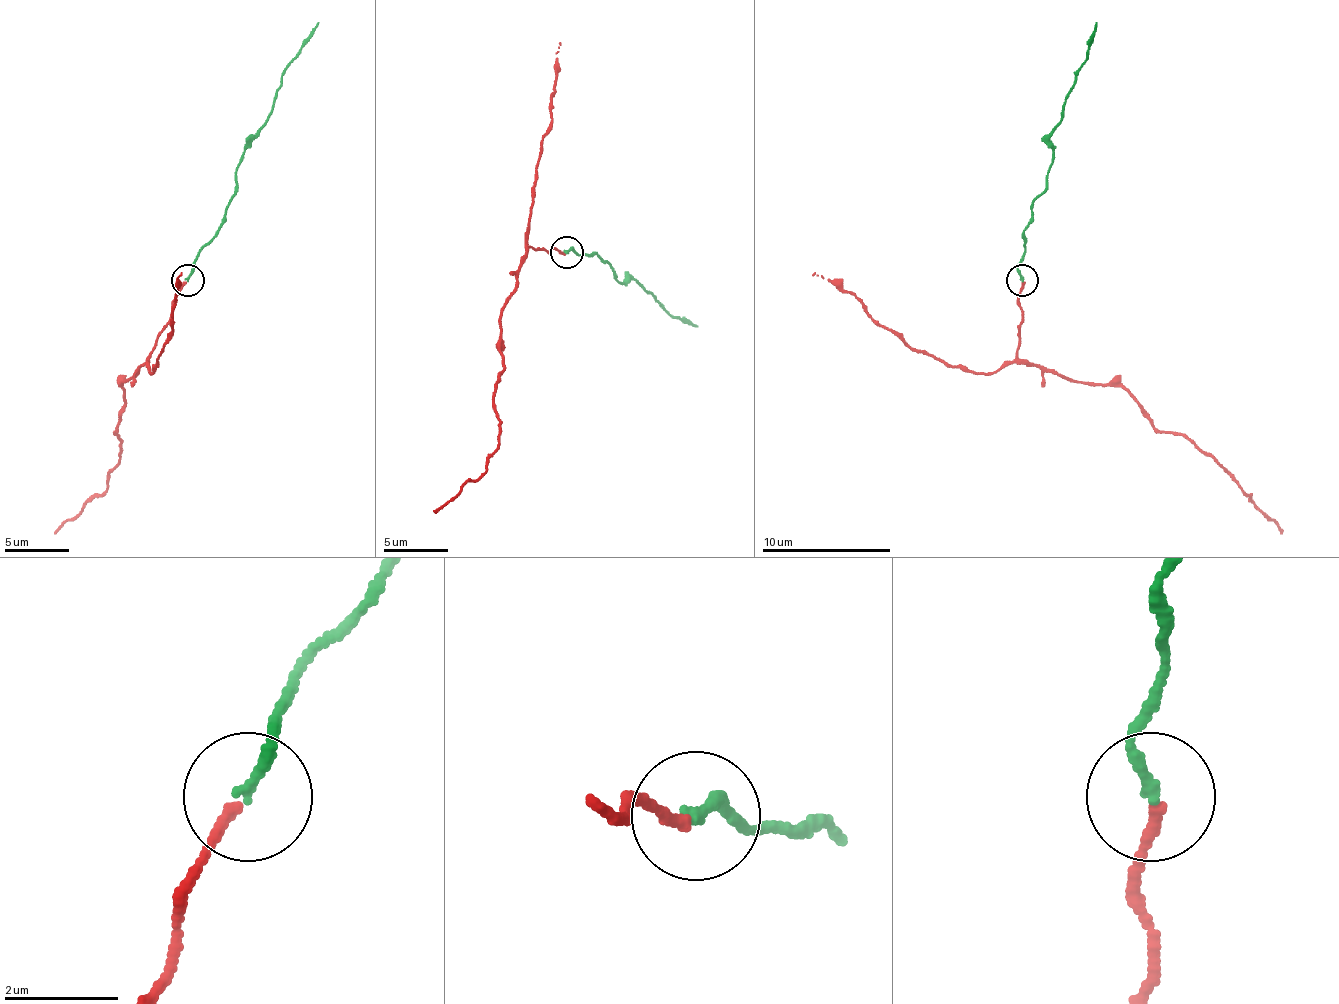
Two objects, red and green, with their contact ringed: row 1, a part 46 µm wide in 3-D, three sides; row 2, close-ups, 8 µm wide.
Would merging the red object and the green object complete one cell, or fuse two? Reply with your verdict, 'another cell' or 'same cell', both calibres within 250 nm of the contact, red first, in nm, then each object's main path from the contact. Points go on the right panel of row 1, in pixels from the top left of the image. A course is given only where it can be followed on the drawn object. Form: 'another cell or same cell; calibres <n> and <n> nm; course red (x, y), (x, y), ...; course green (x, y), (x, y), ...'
same cell; calibres 190 and 200 nm; course red (1021, 282), (1021, 360), (1056, 370), (1076, 382), (1118, 382), (1160, 431), (1186, 434), (1218, 463), (1283, 534); course green (1021, 279), (1018, 263), (1024, 234), (1053, 160), (1050, 134), (1063, 111), (1076, 72), (1085, 59), (1095, 21)

